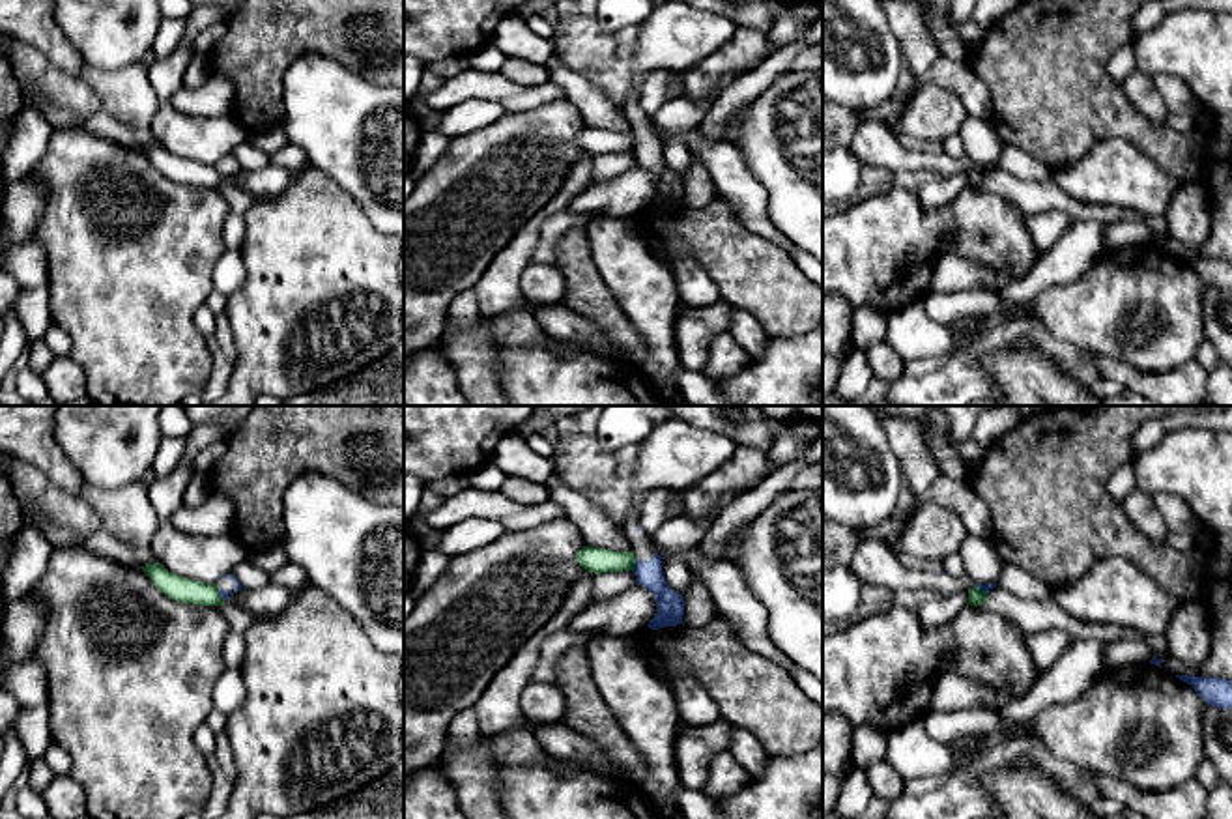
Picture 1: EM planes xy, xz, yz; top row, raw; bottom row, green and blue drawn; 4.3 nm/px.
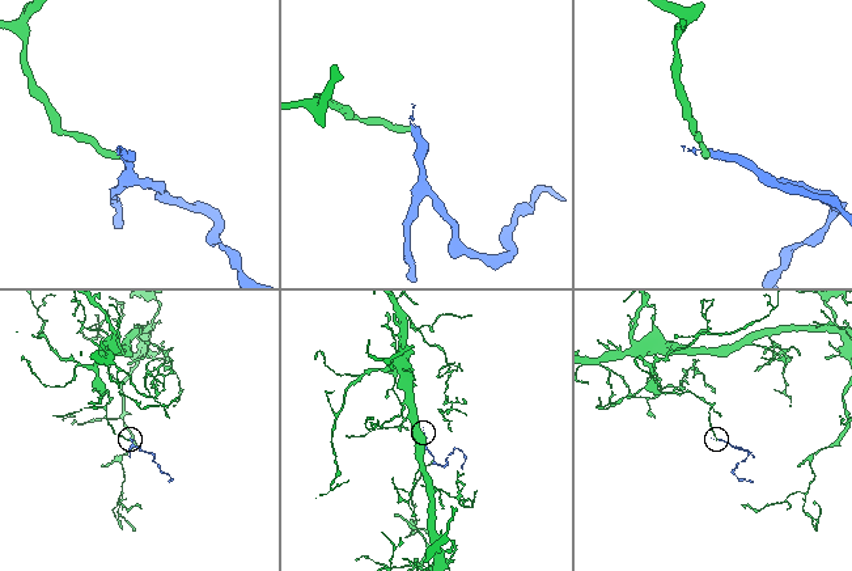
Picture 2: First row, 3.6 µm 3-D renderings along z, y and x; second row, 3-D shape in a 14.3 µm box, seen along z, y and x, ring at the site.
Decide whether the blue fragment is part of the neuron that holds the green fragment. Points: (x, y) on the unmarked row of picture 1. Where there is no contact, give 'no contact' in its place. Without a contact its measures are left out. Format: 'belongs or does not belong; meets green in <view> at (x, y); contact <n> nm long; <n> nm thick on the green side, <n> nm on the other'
does not belong; meets green in xy at (219, 174); contact 70 nm long; 110 nm thick on the green side, 40 nm on the other

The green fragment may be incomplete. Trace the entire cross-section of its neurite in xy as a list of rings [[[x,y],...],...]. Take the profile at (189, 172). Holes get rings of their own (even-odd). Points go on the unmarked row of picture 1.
[[[161,144],[140,150],[150,157],[151,165],[172,181],[196,187],[222,187],[222,180],[215,165],[202,165],[176,157]]]

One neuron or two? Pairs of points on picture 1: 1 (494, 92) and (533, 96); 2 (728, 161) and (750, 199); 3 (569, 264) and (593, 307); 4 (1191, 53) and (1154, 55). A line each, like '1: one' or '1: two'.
1: one
2: one
3: one
4: one

